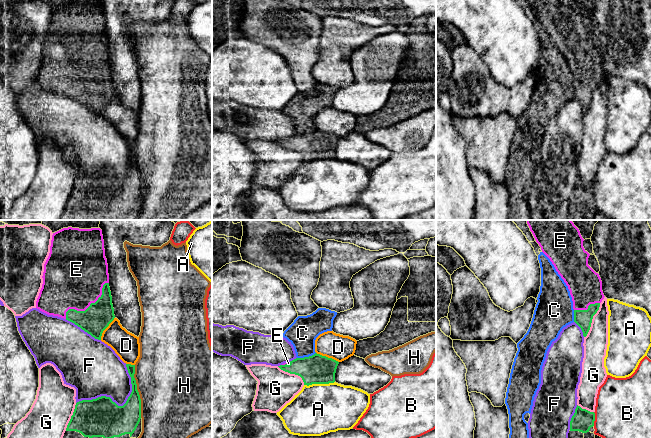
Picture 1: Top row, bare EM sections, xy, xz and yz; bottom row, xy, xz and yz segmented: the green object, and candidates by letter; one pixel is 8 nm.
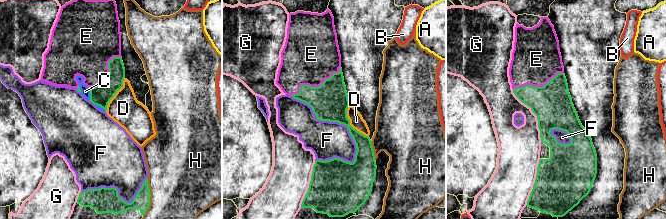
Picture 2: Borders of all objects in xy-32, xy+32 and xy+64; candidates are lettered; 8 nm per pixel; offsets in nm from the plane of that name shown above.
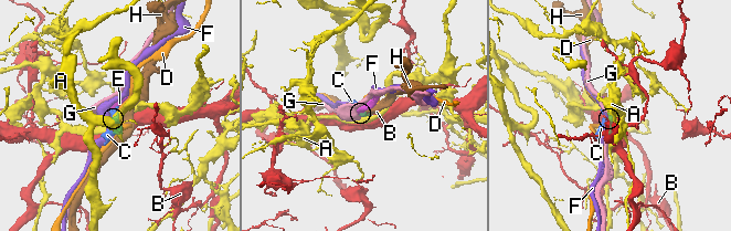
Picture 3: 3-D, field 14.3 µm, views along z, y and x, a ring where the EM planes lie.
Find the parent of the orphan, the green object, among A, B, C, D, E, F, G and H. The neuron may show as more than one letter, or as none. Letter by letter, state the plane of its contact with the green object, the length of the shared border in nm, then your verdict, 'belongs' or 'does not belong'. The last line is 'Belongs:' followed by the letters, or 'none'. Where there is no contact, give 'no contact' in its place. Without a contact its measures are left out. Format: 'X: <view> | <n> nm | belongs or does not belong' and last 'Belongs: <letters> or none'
A: xz | 260 nm | does not belong
B: yz | 110 nm | does not belong
C: xz | 160 nm | does not belong
D: xz | 200 nm | does not belong
E: xy | 460 nm | belongs
F: xy | 500 nm | does not belong
G: yz | 300 nm | does not belong
H: xy | 420 nm | does not belong
Belongs: E

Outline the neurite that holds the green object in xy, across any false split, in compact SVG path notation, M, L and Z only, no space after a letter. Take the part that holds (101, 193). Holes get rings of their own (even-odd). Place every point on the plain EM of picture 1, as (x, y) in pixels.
M126 140L132 168L123 182L101 172L76 179L60 220L124 220L141 195L141 175L134 154L135 141Z

